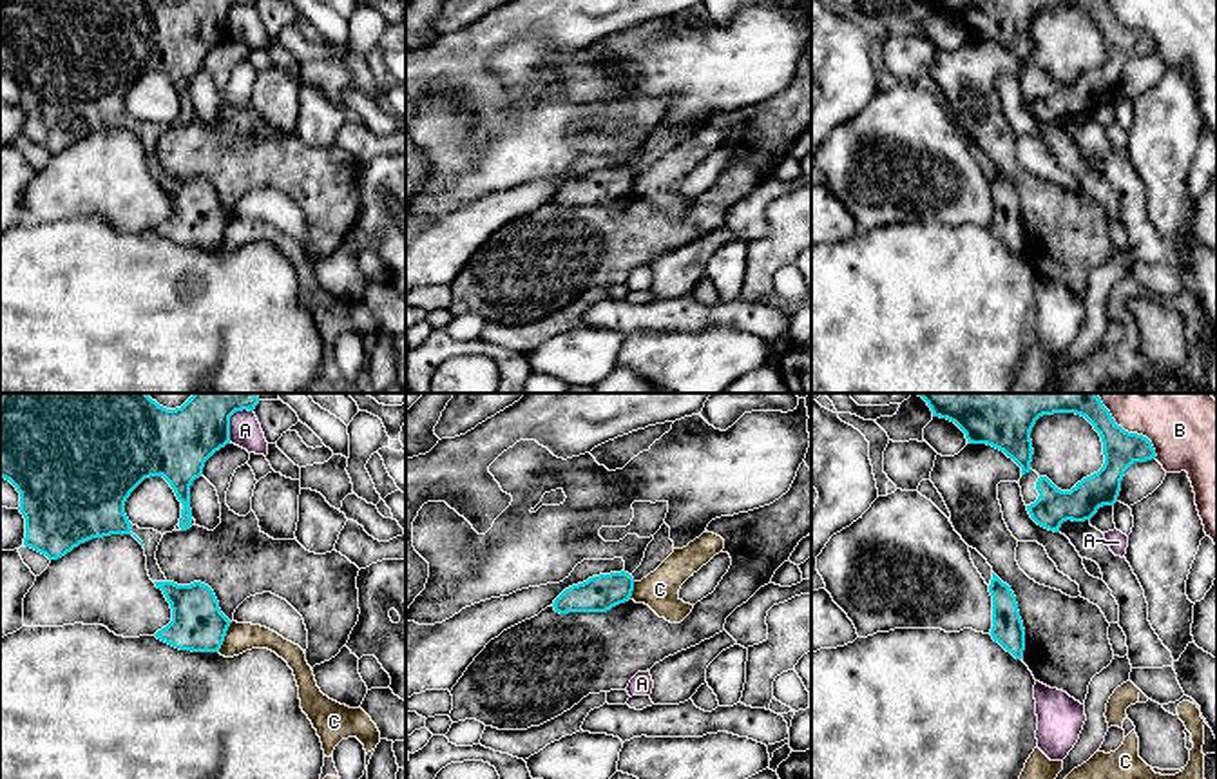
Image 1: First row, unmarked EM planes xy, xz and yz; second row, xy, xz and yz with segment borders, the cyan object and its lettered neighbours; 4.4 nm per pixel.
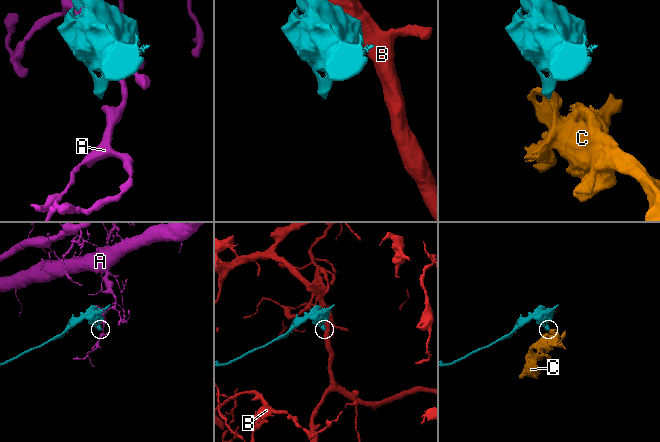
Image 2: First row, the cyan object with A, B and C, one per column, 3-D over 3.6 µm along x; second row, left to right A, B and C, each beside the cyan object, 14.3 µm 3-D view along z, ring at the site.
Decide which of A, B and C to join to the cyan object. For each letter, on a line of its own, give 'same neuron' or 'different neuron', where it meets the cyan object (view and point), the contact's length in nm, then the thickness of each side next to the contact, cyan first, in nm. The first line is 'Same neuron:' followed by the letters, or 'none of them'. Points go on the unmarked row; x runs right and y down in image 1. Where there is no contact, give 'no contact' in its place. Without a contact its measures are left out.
Same neuron: none of them
A: different neuron | xy (229, 13) | 180 nm | 300/140 nm
B: different neuron | yz (1132, 28) | 340 nm | 160/280 nm
C: different neuron | xy (225, 229) | 150 nm | 240/130 nm

